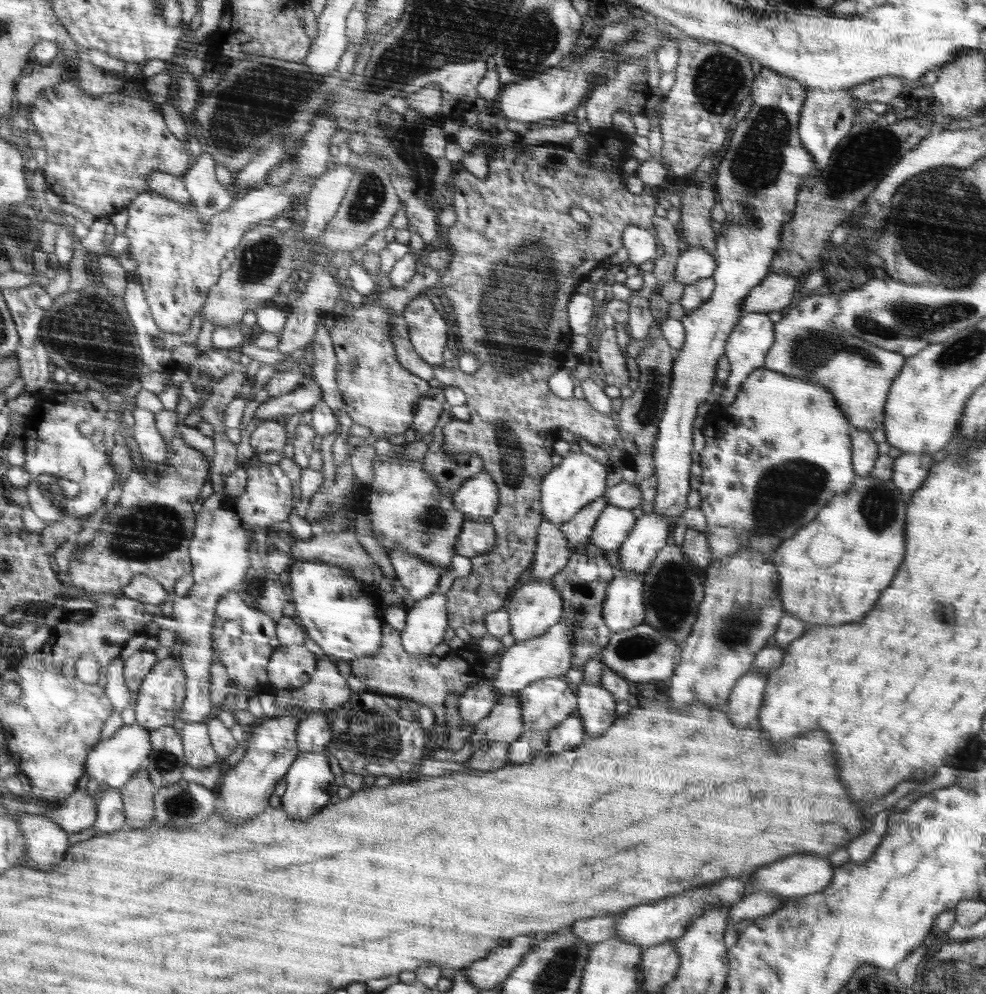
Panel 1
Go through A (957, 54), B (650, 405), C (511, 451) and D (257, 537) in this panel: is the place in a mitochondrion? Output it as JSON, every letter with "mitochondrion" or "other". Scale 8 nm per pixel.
{"A":"other","B":"mitochondrion","C":"mitochondrion","D":"other"}

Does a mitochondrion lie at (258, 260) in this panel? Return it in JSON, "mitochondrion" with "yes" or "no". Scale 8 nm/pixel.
{"mitochondrion":"yes"}

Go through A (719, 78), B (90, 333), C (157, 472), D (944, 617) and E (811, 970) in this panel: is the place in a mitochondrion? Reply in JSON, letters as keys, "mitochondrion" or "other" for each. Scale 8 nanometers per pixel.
{"A":"mitochondrion","B":"mitochondrion","C":"other","D":"other","E":"other"}

